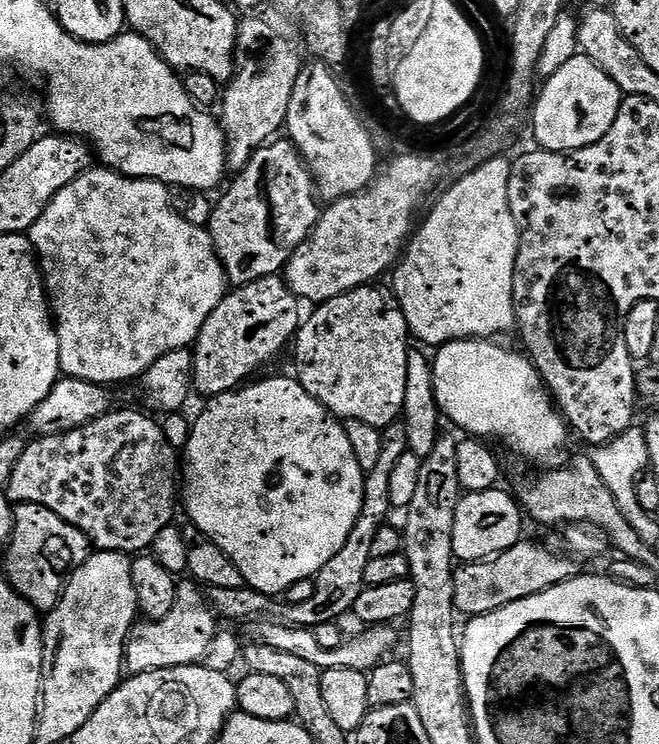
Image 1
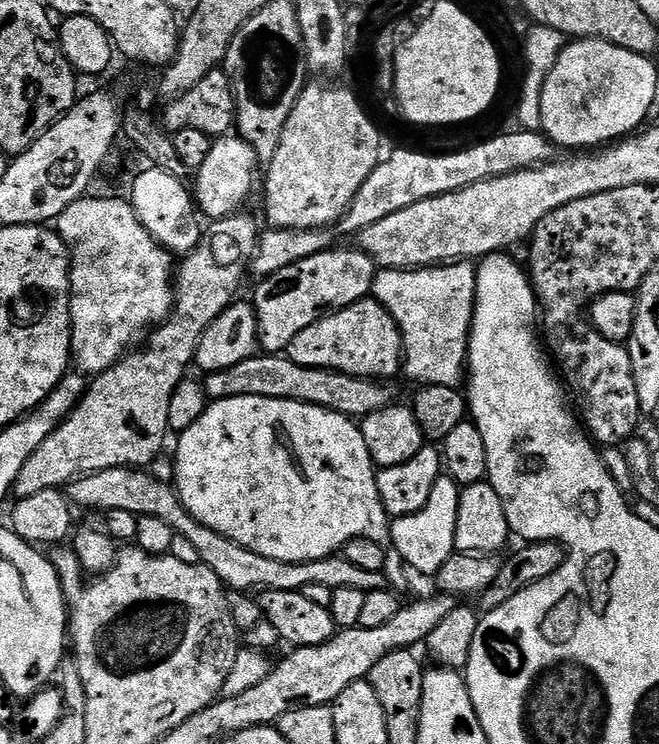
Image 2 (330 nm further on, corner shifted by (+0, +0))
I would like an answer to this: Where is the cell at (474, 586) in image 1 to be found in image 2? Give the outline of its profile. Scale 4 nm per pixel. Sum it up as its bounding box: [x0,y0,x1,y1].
[66,468,388,593]

